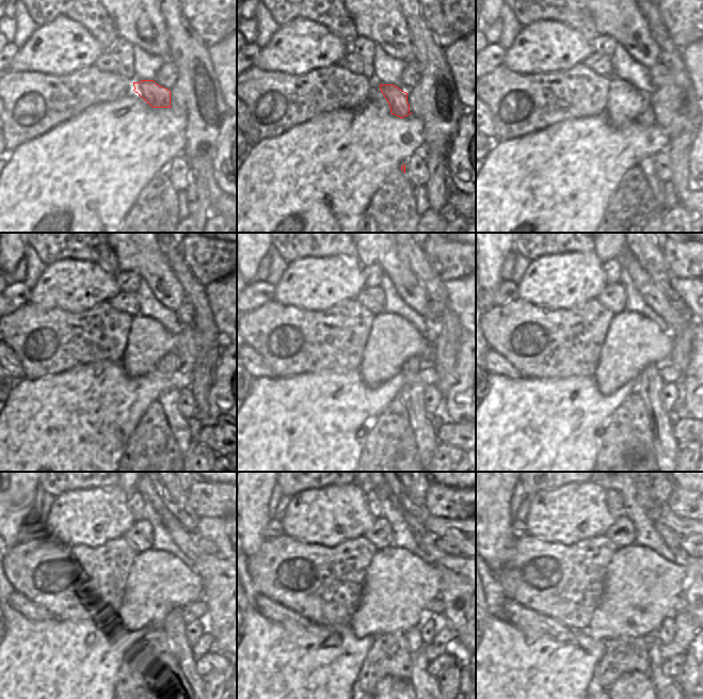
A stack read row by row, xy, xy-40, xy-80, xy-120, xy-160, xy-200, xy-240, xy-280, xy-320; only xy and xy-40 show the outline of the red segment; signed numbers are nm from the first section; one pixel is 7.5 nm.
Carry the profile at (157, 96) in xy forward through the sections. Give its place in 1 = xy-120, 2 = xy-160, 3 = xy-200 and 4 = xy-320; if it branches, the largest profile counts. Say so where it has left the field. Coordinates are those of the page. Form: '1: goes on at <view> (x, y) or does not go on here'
1: goes on at xy-120 (171, 363)
2: goes on at xy-160 (412, 394)
3: goes on at xy-200 (650, 382)
4: goes on at xy-320 (666, 688)

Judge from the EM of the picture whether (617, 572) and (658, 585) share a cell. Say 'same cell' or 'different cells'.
same cell

